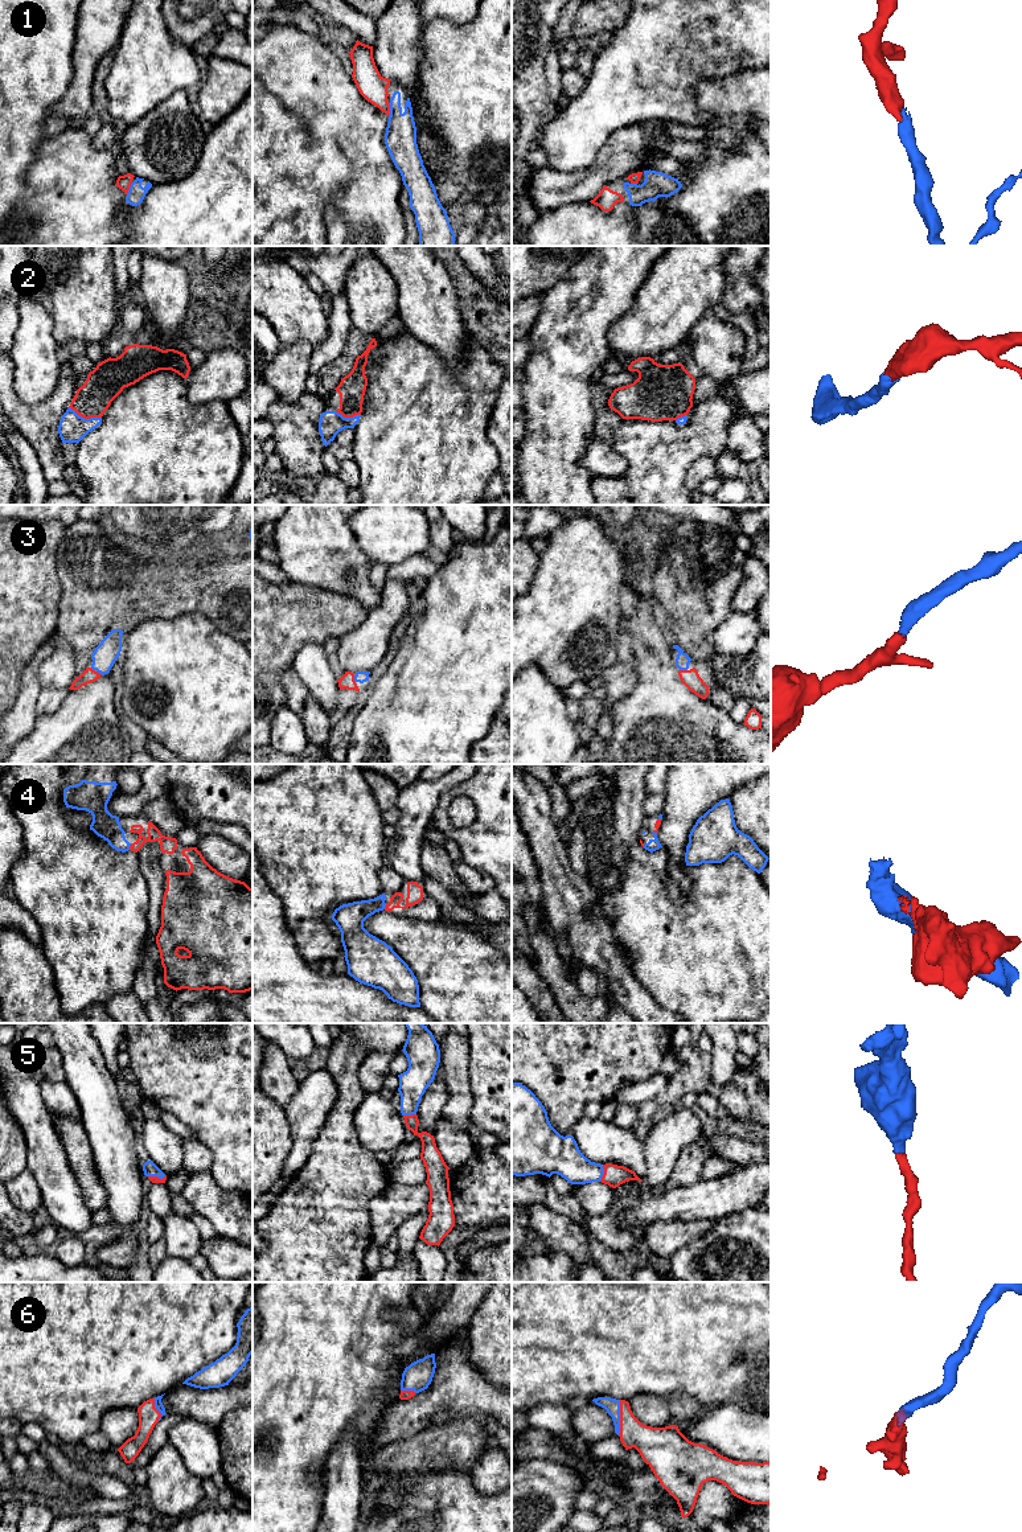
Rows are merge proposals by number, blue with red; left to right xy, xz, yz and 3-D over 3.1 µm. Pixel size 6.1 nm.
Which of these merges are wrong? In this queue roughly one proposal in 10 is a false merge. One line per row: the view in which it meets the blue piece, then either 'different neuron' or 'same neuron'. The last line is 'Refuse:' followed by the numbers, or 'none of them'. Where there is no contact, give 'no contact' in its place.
1: contact in xz; same neuron
2: contact in xy; same neuron
3: contact in yz; same neuron
4: contact in xy; same neuron
5: contact in yz; same neuron
6: contact in yz; same neuron
Refuse: none of them

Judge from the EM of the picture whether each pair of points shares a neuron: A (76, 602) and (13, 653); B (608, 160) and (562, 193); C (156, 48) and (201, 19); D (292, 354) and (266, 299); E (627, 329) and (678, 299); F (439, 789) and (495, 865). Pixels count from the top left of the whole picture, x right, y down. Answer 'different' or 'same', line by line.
A: different
B: same
C: different
D: different
E: same
F: different

